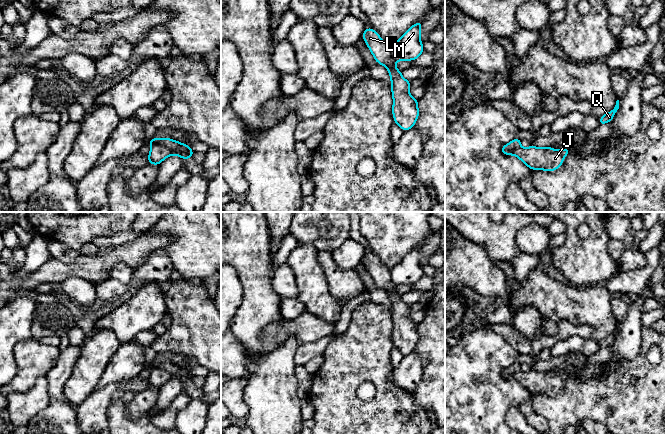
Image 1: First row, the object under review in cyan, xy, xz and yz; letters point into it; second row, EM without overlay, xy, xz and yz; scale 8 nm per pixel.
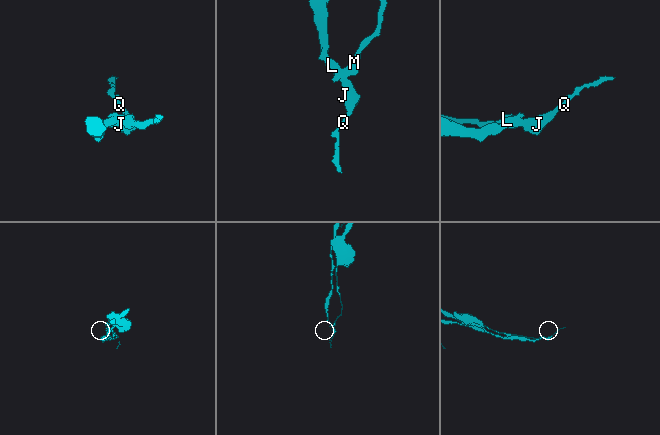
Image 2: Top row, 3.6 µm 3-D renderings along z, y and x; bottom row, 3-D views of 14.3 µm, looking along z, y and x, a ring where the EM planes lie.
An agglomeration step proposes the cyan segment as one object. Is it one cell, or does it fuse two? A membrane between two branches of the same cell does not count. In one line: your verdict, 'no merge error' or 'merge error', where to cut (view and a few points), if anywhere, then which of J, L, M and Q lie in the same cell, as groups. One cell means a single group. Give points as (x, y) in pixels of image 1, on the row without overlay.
merge error; cut in xy along (150, 367), (160, 367), (166, 370), (173, 378); J L Q / M

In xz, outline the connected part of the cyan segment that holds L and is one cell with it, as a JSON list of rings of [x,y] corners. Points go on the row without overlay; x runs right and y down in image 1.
[[[366,252],[361,260],[377,287],[385,290],[391,302],[393,320],[392,337],[394,347],[405,356],[411,353],[419,340],[418,324],[409,317],[410,305],[402,301],[402,295],[395,292],[395,285],[391,281],[390,270],[382,265],[380,259],[372,252]]]

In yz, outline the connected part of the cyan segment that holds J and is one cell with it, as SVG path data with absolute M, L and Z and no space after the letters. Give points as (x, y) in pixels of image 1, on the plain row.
M519 370L513 374L512 379L518 381L530 394L540 393L553 396L562 389L569 376L570 372L554 374L550 370L544 372L535 370L522 372Z

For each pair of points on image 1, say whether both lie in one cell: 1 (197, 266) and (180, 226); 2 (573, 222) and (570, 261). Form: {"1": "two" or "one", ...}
{"1": "one", "2": "one"}

